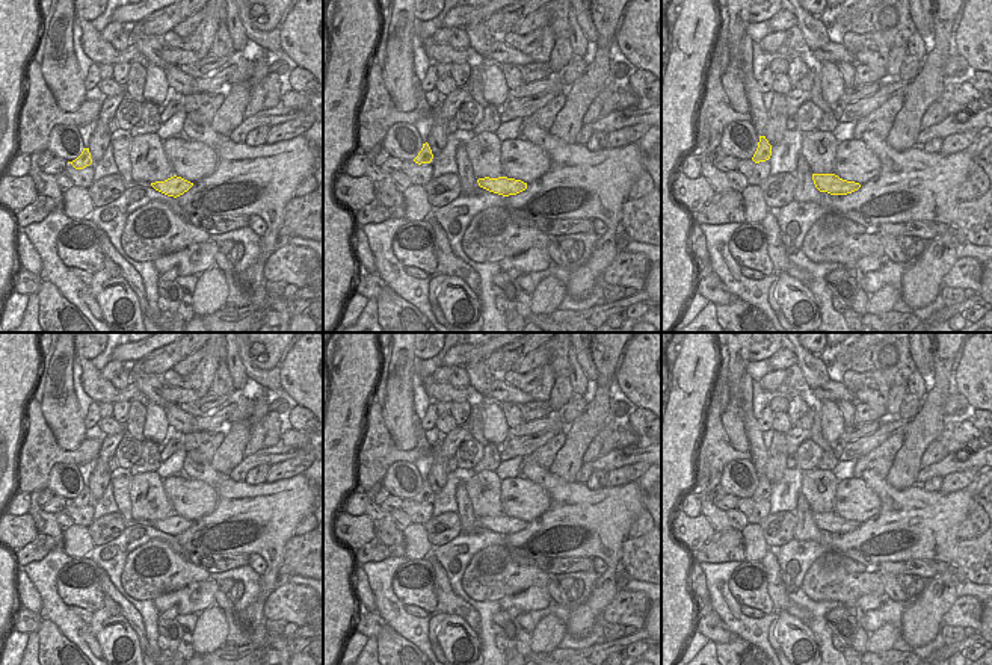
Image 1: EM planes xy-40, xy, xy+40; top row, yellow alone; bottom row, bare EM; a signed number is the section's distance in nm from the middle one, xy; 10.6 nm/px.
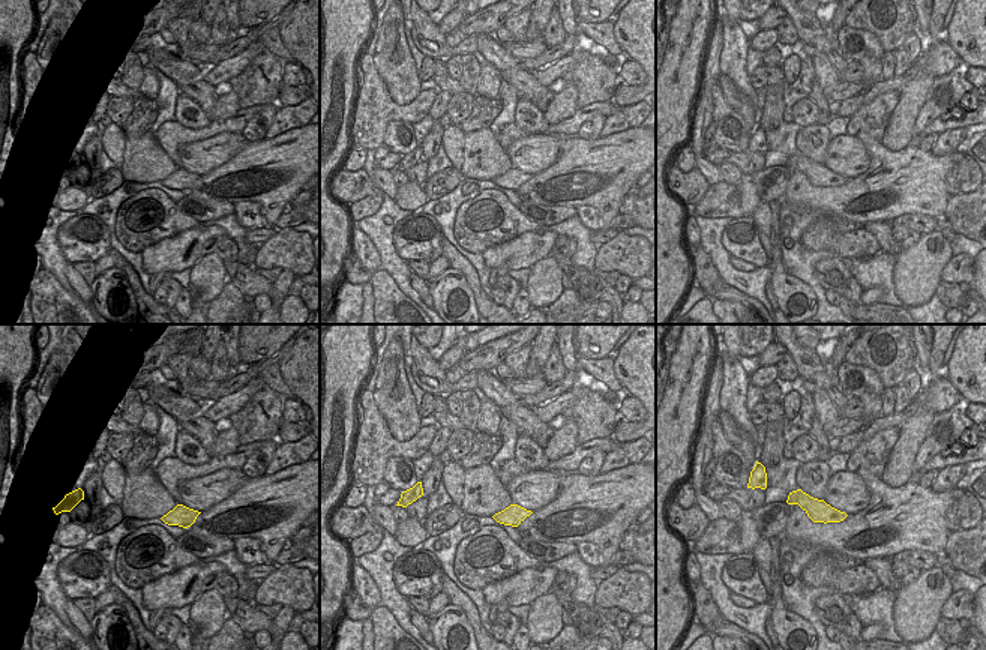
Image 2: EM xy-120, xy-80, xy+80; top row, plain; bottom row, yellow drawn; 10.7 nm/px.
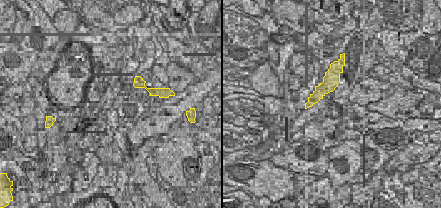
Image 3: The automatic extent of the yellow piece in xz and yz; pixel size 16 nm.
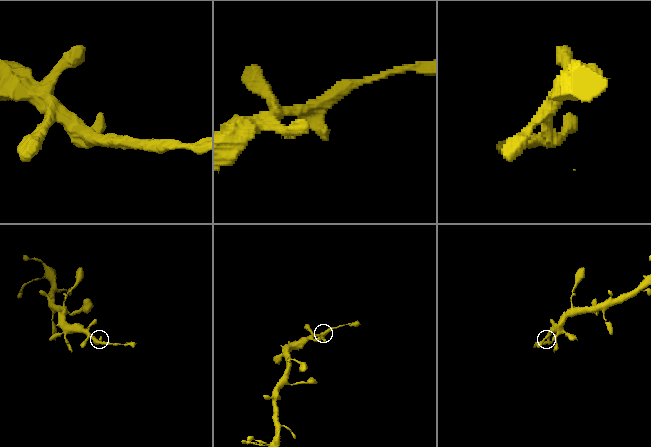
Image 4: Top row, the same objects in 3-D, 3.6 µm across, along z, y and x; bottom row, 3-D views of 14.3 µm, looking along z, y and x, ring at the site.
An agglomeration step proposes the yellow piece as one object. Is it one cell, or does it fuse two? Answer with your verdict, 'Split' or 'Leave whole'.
Leave whole.

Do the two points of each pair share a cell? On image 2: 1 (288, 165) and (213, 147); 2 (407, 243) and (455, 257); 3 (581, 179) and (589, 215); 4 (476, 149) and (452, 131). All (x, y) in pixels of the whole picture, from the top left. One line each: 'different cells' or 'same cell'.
1: different cells
2: different cells
3: different cells
4: different cells

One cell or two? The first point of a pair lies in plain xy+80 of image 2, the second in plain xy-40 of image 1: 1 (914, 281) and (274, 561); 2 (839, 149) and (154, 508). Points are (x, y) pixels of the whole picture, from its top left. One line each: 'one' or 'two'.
1: one
2: two

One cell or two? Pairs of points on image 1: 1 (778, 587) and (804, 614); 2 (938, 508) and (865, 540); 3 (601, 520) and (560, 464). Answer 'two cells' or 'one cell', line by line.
1: one cell
2: one cell
3: two cells

